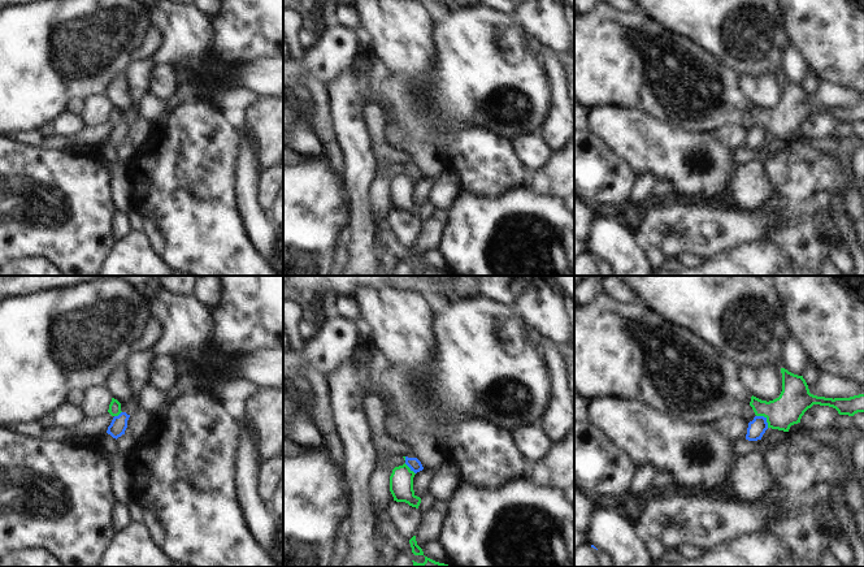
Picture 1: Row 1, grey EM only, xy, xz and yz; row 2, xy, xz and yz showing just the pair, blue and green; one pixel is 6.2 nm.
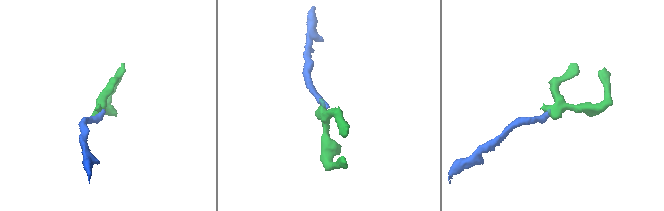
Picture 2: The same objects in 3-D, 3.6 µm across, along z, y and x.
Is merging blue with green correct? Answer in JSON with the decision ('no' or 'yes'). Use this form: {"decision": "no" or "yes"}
{"decision": "no"}

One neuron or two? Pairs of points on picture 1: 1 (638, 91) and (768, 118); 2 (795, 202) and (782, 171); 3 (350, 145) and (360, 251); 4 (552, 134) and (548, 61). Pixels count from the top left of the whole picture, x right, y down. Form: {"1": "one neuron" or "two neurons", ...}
{"1": "one neuron", "2": "one neuron", "3": "one neuron", "4": "one neuron"}

